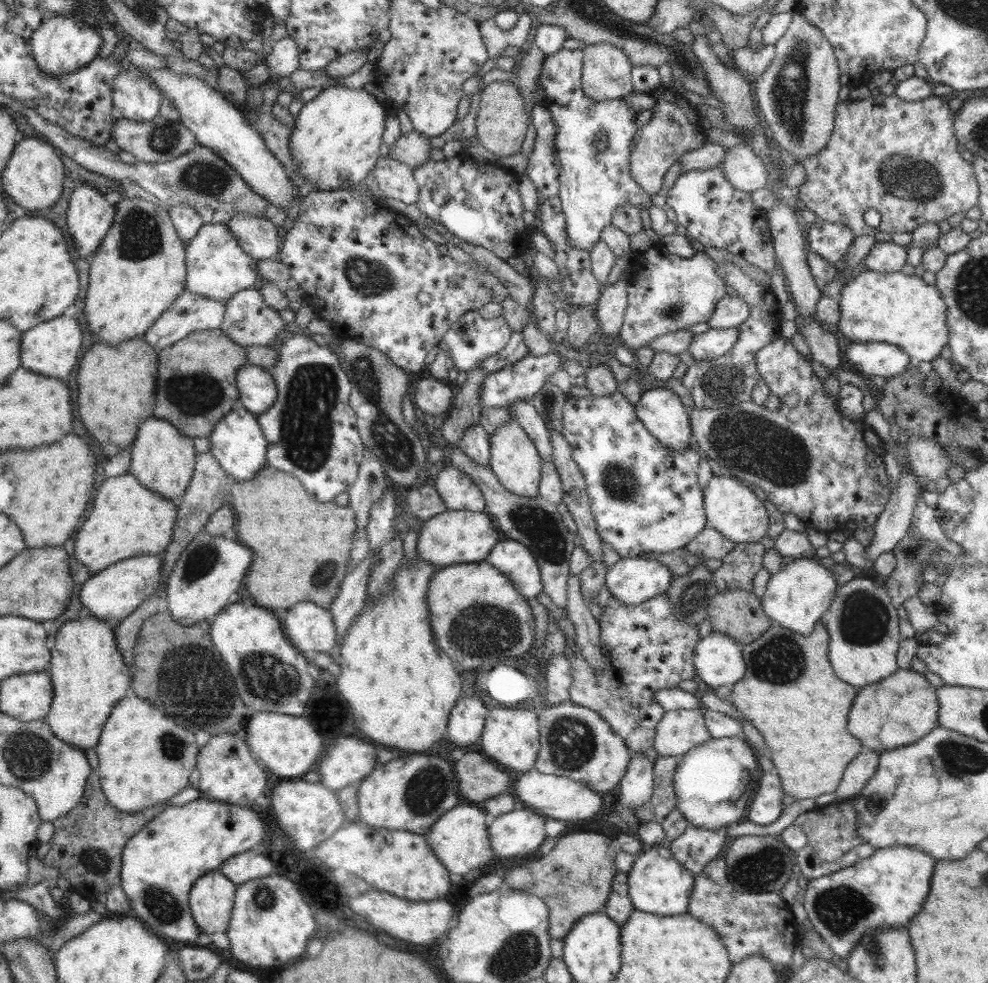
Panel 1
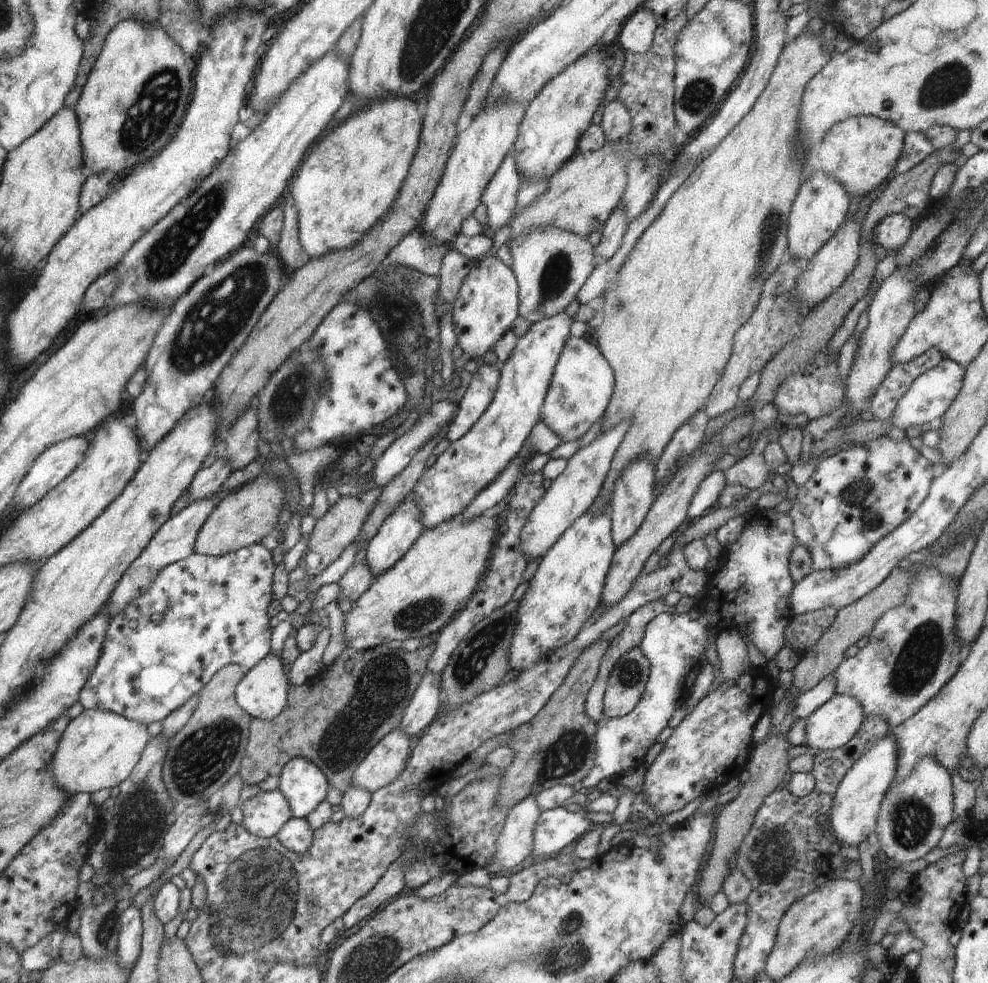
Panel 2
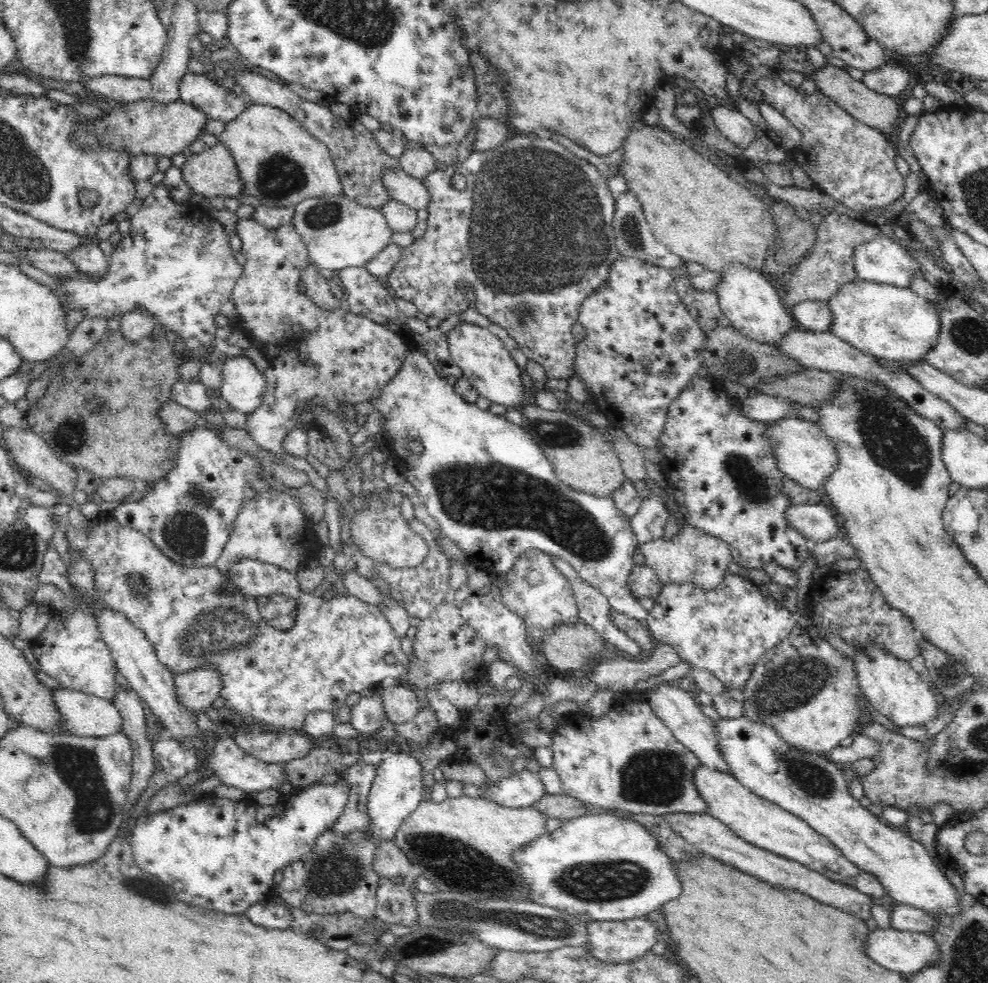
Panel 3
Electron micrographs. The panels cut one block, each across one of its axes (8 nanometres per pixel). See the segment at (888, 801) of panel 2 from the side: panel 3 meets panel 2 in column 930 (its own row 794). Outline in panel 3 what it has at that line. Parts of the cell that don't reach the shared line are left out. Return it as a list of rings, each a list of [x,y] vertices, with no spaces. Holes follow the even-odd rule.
[[[744,716],[718,720],[715,726],[718,729],[716,730],[718,750],[732,775],[754,794],[803,818],[819,835],[830,839],[850,863],[854,863],[858,869],[873,874],[883,886],[885,893],[897,903],[912,906],[926,913],[957,915],[963,909],[954,885],[932,861],[932,856],[928,854],[926,847],[910,838],[903,829],[888,825],[882,817],[876,817],[867,808],[862,807],[848,791],[844,772],[838,769],[834,762],[829,761],[826,755],[796,750],[778,736],[772,725],[752,721]]]

